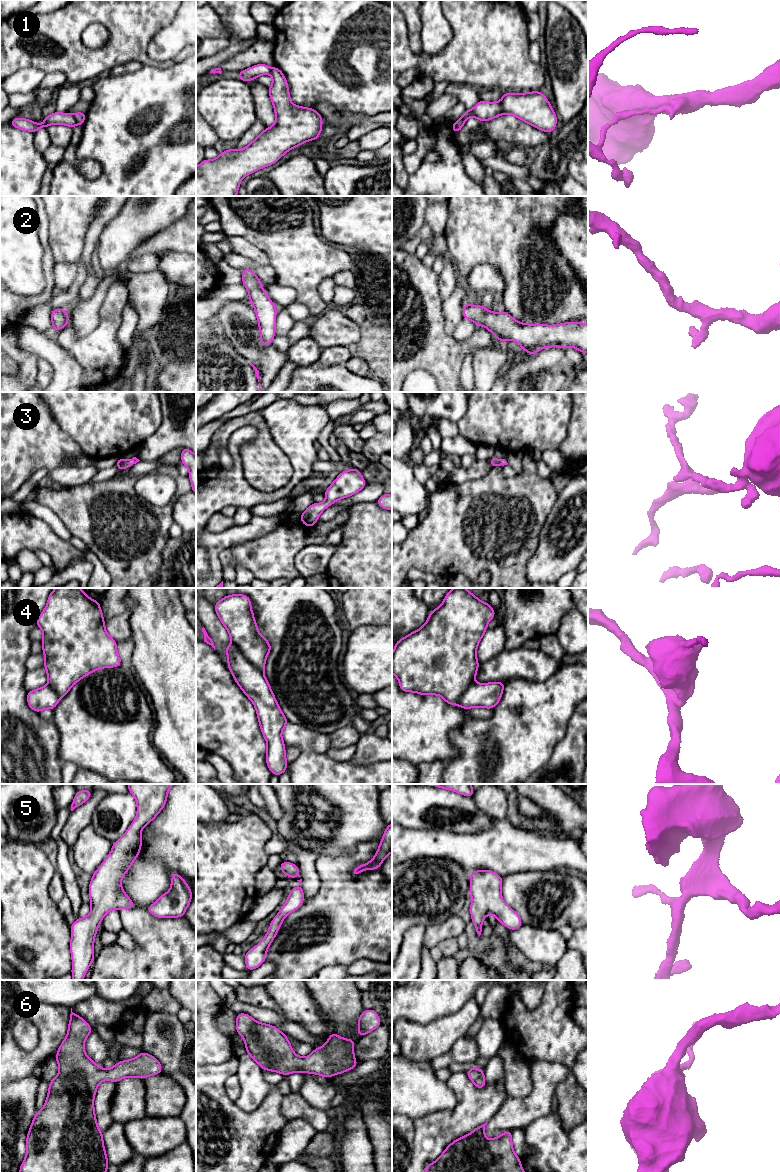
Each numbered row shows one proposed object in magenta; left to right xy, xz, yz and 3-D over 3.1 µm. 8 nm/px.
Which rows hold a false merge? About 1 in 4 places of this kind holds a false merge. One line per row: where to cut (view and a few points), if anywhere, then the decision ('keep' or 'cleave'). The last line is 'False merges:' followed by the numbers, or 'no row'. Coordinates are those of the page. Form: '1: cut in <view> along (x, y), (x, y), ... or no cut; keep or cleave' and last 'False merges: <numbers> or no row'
1: cut in xy along (72, 115), (77, 123); cleave
2: no cut; keep
3: no cut; keep
4: no cut; keep
5: no cut; keep
6: no cut; keep
False merges: 1

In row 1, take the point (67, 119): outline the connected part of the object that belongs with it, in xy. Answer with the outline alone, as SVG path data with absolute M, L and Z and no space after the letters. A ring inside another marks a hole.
M56 111L53 114L44 117L43 124L37 124L32 120L26 118L16 117L11 120L10 125L25 131L30 131L32 133L37 132L40 128L47 128L53 124L62 124L71 127L72 129L77 125L77 121L74 116L70 113L60 113Z

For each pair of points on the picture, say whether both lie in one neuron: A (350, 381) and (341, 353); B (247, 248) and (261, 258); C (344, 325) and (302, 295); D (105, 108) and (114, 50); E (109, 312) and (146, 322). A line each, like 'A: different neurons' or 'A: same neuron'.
A: different neurons
B: same neuron
C: different neurons
D: different neurons
E: different neurons

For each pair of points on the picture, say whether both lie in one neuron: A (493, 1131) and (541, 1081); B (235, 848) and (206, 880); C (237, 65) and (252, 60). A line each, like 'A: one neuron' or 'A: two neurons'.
A: one neuron
B: one neuron
C: one neuron

